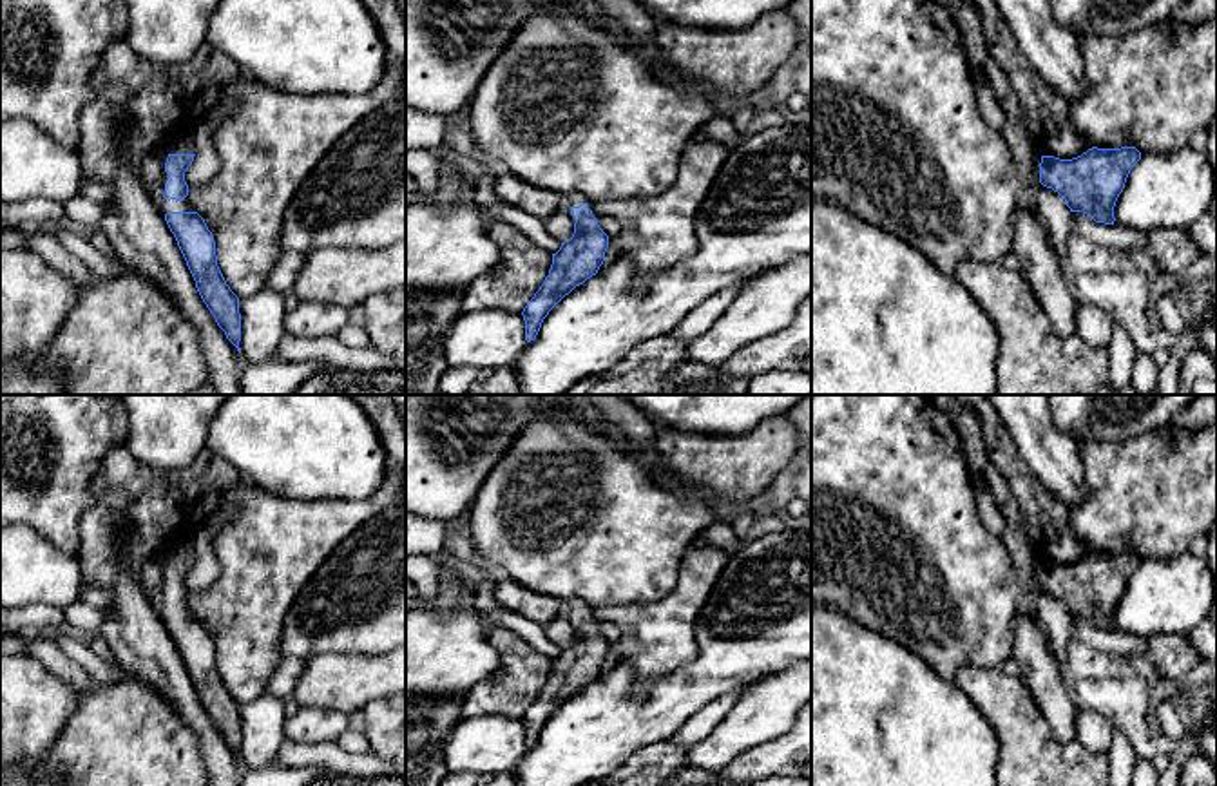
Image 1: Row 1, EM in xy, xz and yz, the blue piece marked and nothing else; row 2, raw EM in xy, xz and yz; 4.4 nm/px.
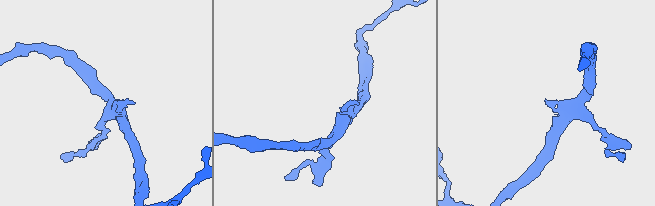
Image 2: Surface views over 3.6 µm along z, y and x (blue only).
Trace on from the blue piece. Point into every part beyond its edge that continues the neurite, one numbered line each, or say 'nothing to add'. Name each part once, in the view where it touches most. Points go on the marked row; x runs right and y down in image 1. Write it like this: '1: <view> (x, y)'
1: xy (165, 205)

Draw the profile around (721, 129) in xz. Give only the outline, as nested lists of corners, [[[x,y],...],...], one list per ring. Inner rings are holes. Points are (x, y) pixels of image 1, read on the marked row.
[[[714,116],[704,127],[701,127],[692,139],[719,141],[728,149],[733,149],[739,139],[739,132],[730,116]]]

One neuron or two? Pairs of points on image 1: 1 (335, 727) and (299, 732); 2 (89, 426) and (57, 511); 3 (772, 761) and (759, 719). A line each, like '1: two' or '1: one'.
1: one
2: one
3: two

